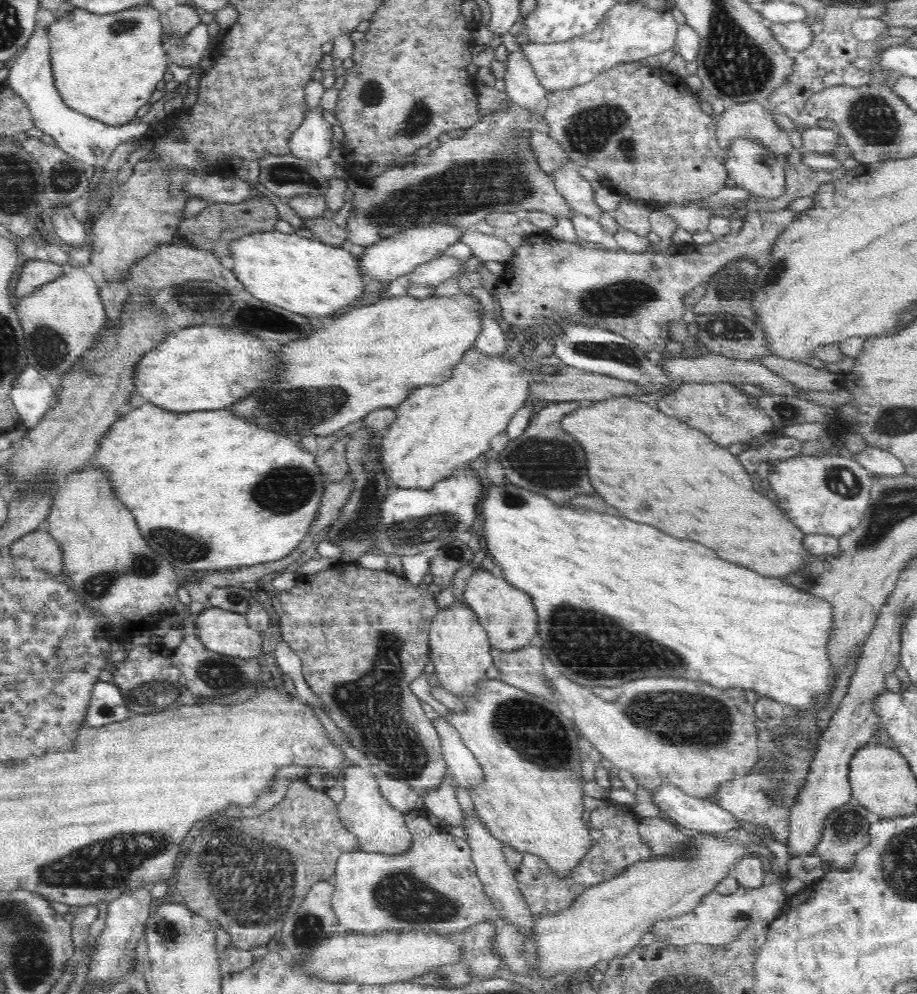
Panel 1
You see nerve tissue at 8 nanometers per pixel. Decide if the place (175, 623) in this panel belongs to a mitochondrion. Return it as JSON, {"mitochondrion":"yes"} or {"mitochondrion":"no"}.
{"mitochondrion":"no"}

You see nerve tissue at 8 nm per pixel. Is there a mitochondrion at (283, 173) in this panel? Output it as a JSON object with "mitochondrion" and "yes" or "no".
{"mitochondrion":"yes"}

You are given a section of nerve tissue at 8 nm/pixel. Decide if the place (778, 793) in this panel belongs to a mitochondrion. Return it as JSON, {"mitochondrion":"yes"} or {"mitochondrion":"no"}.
{"mitochondrion":"yes"}

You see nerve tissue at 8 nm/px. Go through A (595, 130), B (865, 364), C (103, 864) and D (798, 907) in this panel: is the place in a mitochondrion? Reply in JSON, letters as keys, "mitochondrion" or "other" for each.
{"A":"mitochondrion","B":"other","C":"mitochondrion","D":"other"}

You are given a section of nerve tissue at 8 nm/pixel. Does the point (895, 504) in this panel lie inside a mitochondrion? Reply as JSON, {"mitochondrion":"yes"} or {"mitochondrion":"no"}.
{"mitochondrion":"yes"}

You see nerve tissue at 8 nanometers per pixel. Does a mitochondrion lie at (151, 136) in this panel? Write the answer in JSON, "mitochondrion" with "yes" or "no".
{"mitochondrion":"no"}

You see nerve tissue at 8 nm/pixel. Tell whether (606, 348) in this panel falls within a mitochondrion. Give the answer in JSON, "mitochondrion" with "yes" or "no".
{"mitochondrion":"yes"}

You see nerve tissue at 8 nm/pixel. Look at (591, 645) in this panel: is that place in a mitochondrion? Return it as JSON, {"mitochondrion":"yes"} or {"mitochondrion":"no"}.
{"mitochondrion":"yes"}

